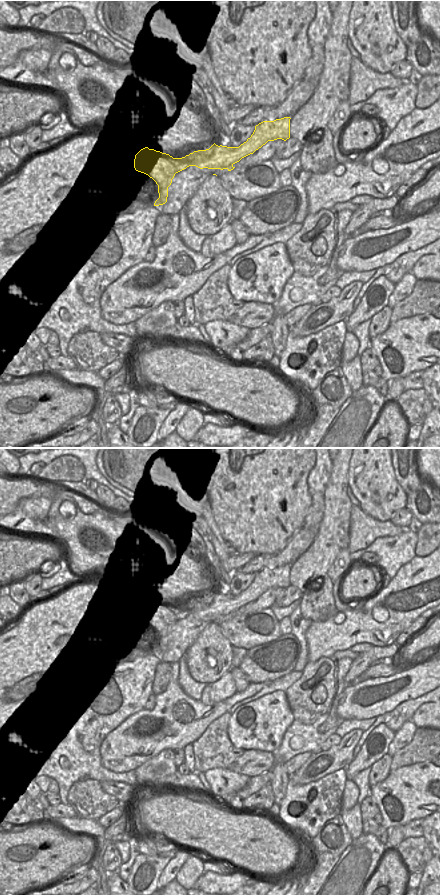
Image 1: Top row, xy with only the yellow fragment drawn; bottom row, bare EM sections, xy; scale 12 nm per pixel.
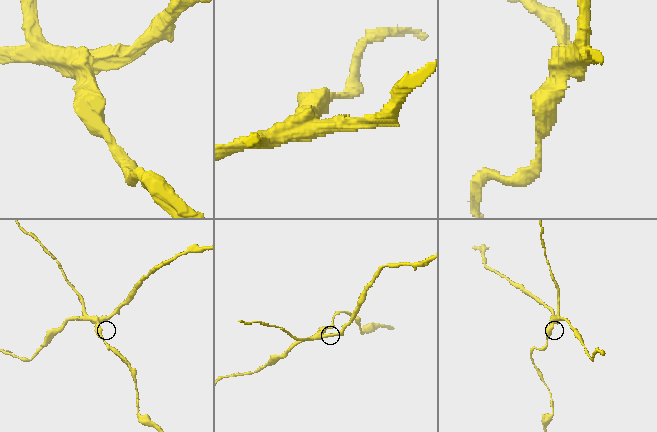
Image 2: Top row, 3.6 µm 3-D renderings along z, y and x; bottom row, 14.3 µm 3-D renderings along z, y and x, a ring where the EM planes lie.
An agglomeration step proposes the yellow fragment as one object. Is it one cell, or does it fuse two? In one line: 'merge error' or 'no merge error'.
merge error

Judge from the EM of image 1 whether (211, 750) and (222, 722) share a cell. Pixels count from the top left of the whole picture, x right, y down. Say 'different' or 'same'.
same

